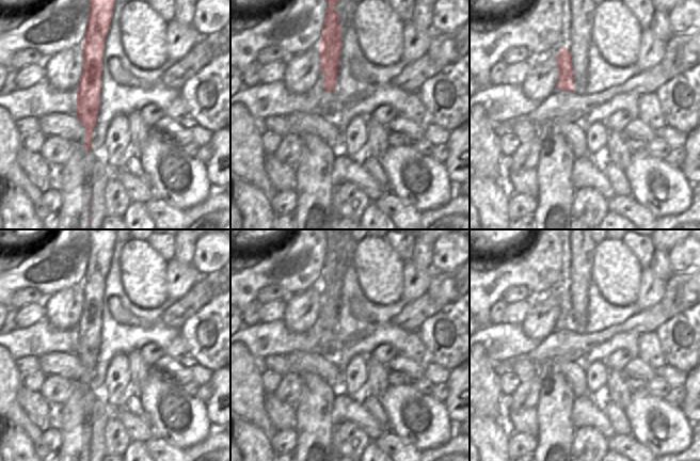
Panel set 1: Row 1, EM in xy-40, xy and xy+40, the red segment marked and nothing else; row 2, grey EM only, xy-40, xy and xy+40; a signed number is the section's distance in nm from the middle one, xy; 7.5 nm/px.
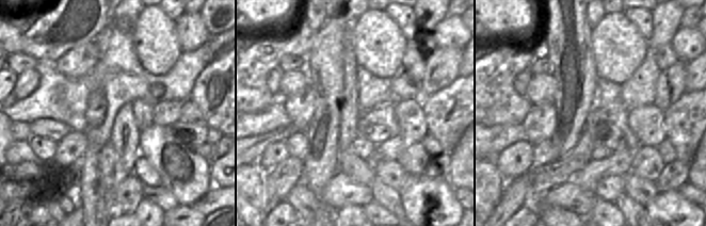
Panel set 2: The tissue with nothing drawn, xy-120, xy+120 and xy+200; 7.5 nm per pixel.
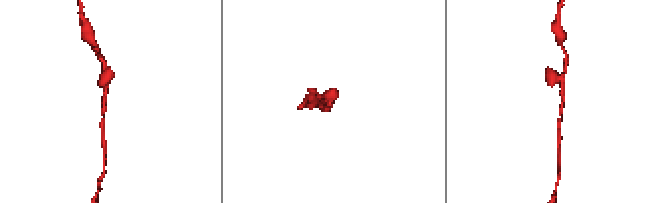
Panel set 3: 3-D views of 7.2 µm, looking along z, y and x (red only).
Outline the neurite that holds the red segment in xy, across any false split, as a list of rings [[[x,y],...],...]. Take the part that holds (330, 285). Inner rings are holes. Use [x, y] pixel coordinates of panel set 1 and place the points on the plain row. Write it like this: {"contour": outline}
{"contour": [[[324,229],[329,248],[324,255],[325,263],[322,268],[320,281],[320,312],[324,313],[324,330],[335,331],[337,313],[339,311],[339,296],[341,293],[341,266],[339,253],[335,244],[344,229]]]}

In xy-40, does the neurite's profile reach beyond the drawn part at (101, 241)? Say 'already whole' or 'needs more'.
already whole

